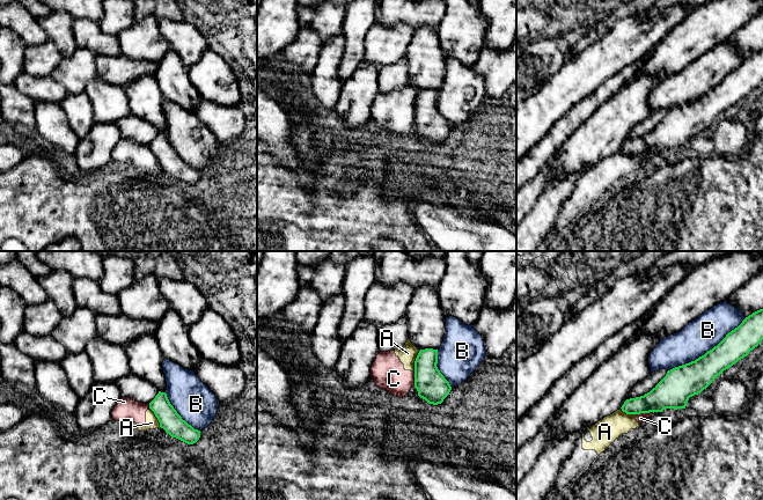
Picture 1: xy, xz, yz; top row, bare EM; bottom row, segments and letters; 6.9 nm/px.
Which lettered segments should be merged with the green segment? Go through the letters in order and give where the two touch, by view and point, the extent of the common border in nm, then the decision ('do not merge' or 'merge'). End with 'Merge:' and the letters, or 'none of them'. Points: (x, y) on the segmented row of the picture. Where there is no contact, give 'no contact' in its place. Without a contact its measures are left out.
A: contact xz (415, 361); length 150 nm; do not merge
B: contact yz (708, 351); length 650 nm; do not merge
C: contact yz (645, 412); length 120 nm; do not merge
Merge: none of them

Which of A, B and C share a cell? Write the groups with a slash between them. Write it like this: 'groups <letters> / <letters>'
groups A C / B

